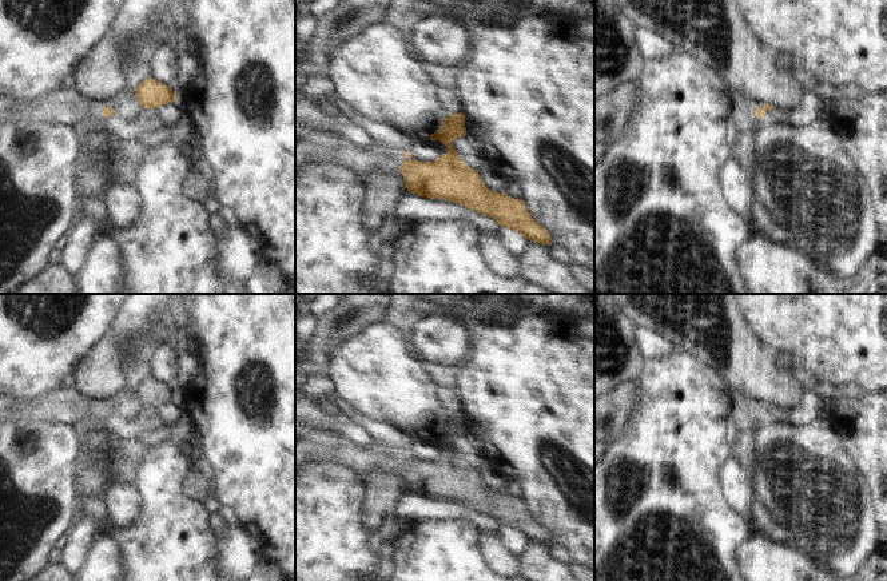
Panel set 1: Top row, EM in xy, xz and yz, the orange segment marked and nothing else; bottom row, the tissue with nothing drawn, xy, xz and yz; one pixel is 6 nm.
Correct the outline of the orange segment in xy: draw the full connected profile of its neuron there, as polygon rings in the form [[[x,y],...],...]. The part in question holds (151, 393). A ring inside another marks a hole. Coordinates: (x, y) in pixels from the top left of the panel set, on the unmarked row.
[[[152,377],[140,382],[135,393],[142,407],[156,409],[176,399],[176,390]]]

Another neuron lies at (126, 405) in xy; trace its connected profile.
[[[126,386],[116,391],[111,399],[115,414],[127,421],[135,421],[138,411],[142,409],[135,390]]]

